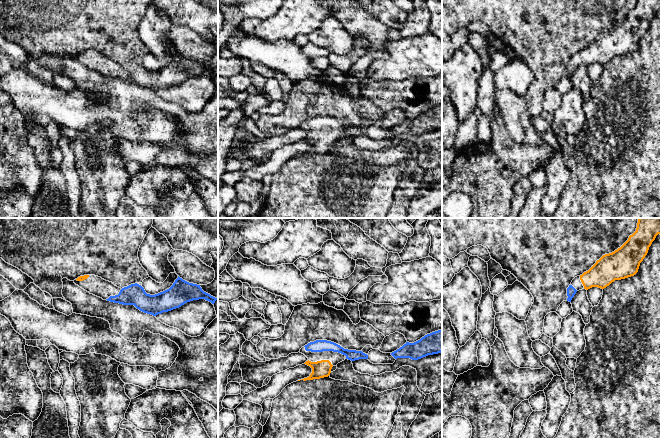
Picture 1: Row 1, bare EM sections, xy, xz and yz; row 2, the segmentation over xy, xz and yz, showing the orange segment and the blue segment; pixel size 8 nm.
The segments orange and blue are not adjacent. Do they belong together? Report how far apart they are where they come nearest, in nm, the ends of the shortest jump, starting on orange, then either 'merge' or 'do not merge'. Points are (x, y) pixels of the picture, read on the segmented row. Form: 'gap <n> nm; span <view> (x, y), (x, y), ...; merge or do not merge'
gap 70 nm; span yz (584, 288), (576, 290); merge

